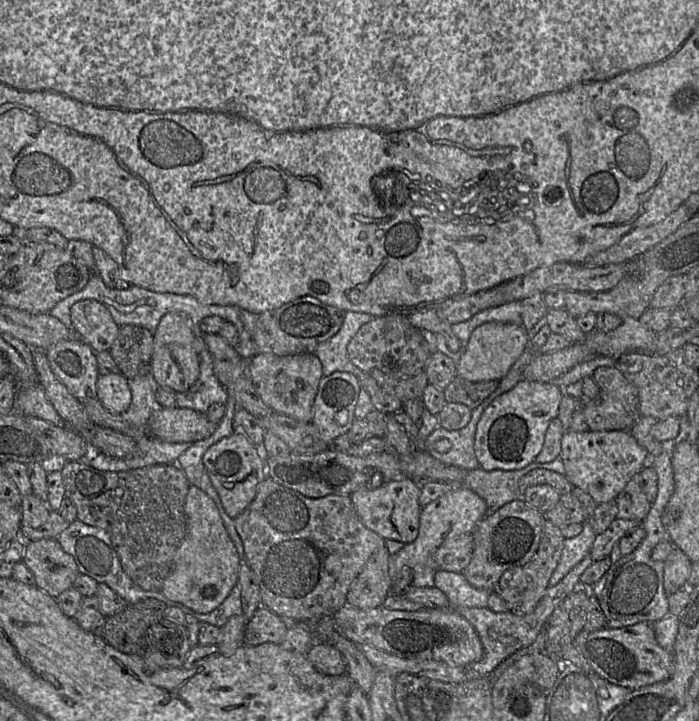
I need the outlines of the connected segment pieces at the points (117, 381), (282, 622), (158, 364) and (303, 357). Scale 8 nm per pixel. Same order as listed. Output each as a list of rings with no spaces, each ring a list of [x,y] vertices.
[[[121,373],[99,376],[97,399],[114,415],[122,415],[129,408],[132,393],[128,379]]]
[[[261,607],[247,621],[243,646],[257,646],[264,643],[280,644],[289,627],[285,619]]]
[[[183,313],[165,314],[153,333],[151,372],[157,384],[172,389],[175,393],[189,390],[199,376],[198,354],[194,345],[192,324]]]
[[[313,353],[276,356],[256,354],[248,361],[248,370],[259,398],[277,413],[309,423],[313,416],[313,403],[320,380],[322,364]]]

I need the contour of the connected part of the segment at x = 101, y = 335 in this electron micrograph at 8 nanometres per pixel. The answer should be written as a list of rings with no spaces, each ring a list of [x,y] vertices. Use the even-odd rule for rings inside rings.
[[[95,300],[76,302],[70,311],[72,330],[96,352],[109,351],[119,333],[110,311]]]

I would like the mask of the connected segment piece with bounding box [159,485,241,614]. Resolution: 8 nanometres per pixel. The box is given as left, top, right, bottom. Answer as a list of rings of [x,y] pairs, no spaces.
[[[190,485],[185,501],[187,534],[175,552],[173,567],[159,591],[165,598],[198,614],[218,608],[237,584],[241,559],[230,538],[215,502]]]

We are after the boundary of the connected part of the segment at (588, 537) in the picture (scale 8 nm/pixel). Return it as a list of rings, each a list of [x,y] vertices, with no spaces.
[[[588,522],[583,523],[581,533],[565,539],[559,563],[549,579],[549,587],[558,584],[588,554],[597,536]]]

